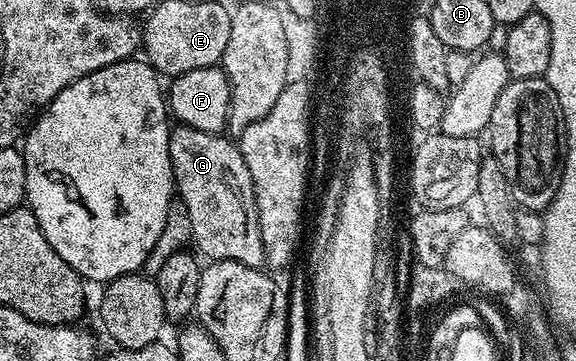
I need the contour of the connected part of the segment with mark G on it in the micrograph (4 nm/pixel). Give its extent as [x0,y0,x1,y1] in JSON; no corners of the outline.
[168,123,265,267]

